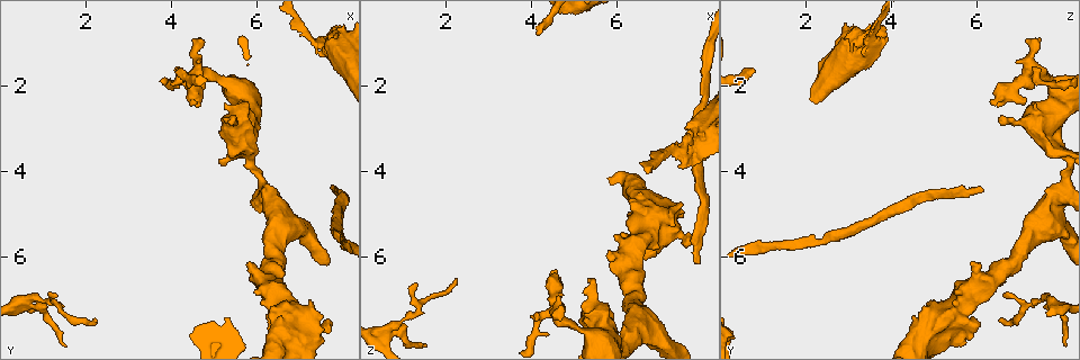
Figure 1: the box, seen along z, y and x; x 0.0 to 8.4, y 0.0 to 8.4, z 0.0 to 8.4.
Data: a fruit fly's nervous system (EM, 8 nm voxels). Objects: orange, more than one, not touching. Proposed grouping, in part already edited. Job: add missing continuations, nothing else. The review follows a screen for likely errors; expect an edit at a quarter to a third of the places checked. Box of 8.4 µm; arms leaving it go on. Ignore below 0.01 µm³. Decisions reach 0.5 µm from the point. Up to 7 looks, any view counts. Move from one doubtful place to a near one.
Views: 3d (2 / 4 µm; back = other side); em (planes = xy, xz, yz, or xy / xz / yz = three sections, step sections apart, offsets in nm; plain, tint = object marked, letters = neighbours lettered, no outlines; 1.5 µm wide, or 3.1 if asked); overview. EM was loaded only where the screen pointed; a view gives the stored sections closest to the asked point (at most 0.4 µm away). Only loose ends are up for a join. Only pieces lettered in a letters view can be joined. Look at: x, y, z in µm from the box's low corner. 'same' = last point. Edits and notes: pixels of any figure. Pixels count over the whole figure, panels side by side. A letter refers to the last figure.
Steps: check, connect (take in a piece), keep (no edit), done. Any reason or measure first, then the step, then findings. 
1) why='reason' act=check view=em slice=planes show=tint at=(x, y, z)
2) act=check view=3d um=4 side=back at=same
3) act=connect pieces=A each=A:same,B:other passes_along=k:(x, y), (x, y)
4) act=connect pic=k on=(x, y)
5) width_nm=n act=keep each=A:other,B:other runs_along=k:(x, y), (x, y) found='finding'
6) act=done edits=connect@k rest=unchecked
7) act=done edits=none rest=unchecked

why='an open end' act=check view=3d um=2 at=(1.35, 6.95, 6.55)

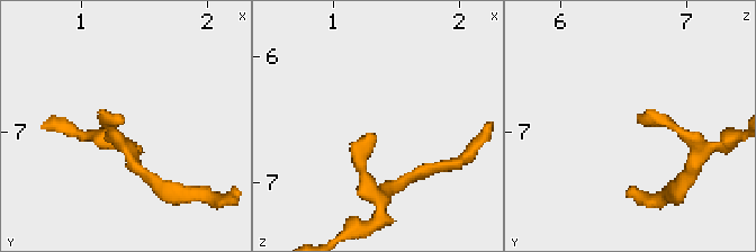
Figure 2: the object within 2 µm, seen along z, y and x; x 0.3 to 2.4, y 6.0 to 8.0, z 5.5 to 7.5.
why='need the tissue' act=check view=em slice=planes show=letters at=(1.32, 6.88, 6.58)

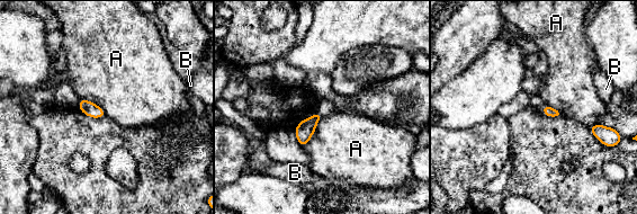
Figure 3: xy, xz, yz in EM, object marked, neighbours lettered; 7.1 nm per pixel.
act=keep each=A:other,B:other border=3:(323, 116), (311, 139), (302, 148) found='no lettered piece goes on from it'

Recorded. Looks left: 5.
why='thick end' act=check view=em slice=xz step=8 show=tint at=(6.45, 7.60, 4.45)

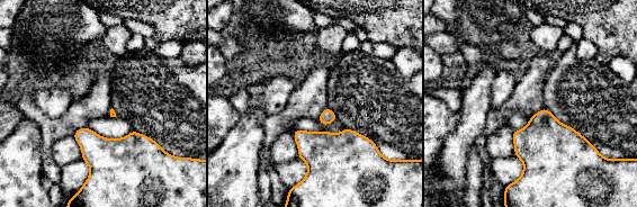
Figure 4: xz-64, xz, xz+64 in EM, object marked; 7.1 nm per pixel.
act=check view=em slice=planes show=letters at=same

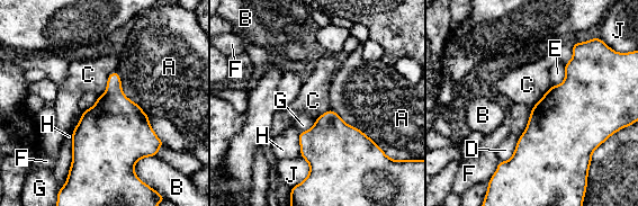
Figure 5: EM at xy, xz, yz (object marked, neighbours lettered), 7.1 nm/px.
act=keep each=A:other,B:other,C:other,D:other,E:other,F:other,G:other,H:other,J:other border=5:(115, 70), (98, 96) found='no lettered piece goes on from it'

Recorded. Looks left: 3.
why='end of a long branch' act=check view=em slice=planes show=plain at=(7.85, 4.40, 6.20)

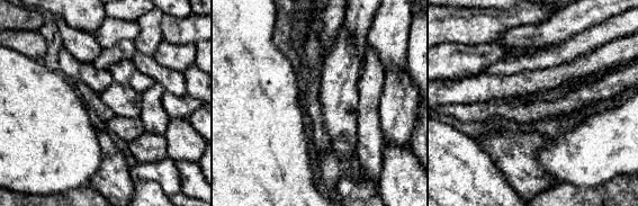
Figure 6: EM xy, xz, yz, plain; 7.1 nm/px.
why='what lies round it' act=check view=em slice=planes show=letters at=same

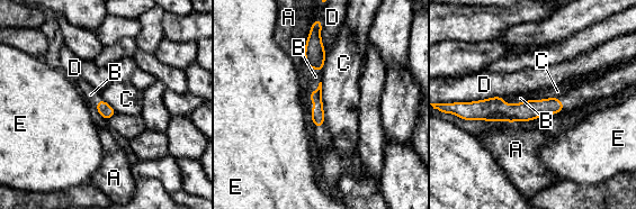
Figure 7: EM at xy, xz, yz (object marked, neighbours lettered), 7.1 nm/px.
act=connect pieces=B each=A:other,B:same,C:other,D:other,E:other passes_along=7:(318, 114), (308, 97), (315, 76) found='the neuron continues'

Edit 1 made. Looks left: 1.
act=done edits=connect@7 rest=unchecked

